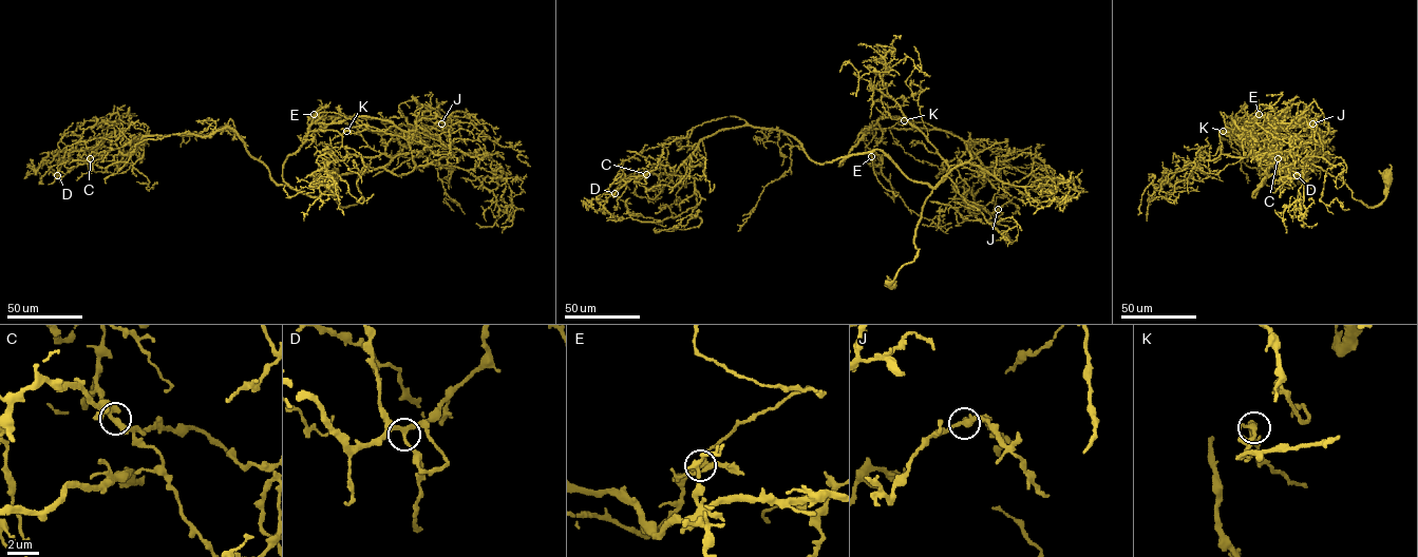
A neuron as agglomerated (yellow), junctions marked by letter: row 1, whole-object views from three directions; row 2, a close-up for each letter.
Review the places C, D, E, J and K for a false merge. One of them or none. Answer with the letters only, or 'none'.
none

